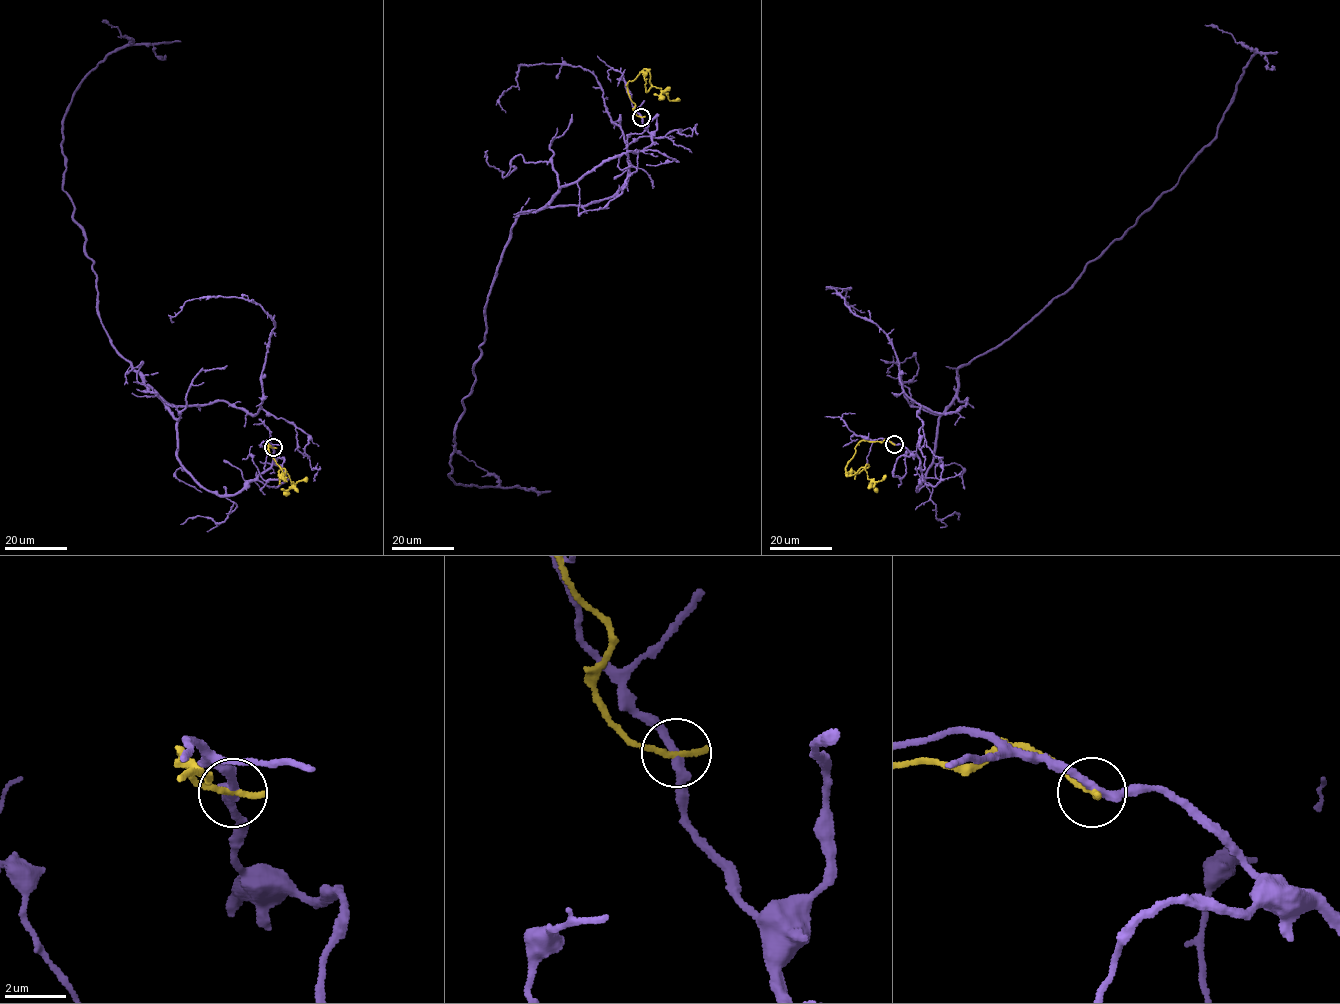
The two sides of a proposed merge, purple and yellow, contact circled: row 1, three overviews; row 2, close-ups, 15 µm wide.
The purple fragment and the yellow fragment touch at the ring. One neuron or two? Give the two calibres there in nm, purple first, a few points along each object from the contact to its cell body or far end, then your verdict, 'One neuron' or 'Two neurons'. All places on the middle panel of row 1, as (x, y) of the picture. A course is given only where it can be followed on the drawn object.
Thickness 280 nm (purple) against 240 nm. Course of purple: (641, 116), (653, 142), (561, 185), (512, 227), (449, 464), (456, 484), (497, 486), (451, 445). Course of yellow: (641, 116), (633, 111), (634, 103), (627, 86), (644, 69), (649, 74), (651, 85), (671, 101), (680, 100). Two neurons

